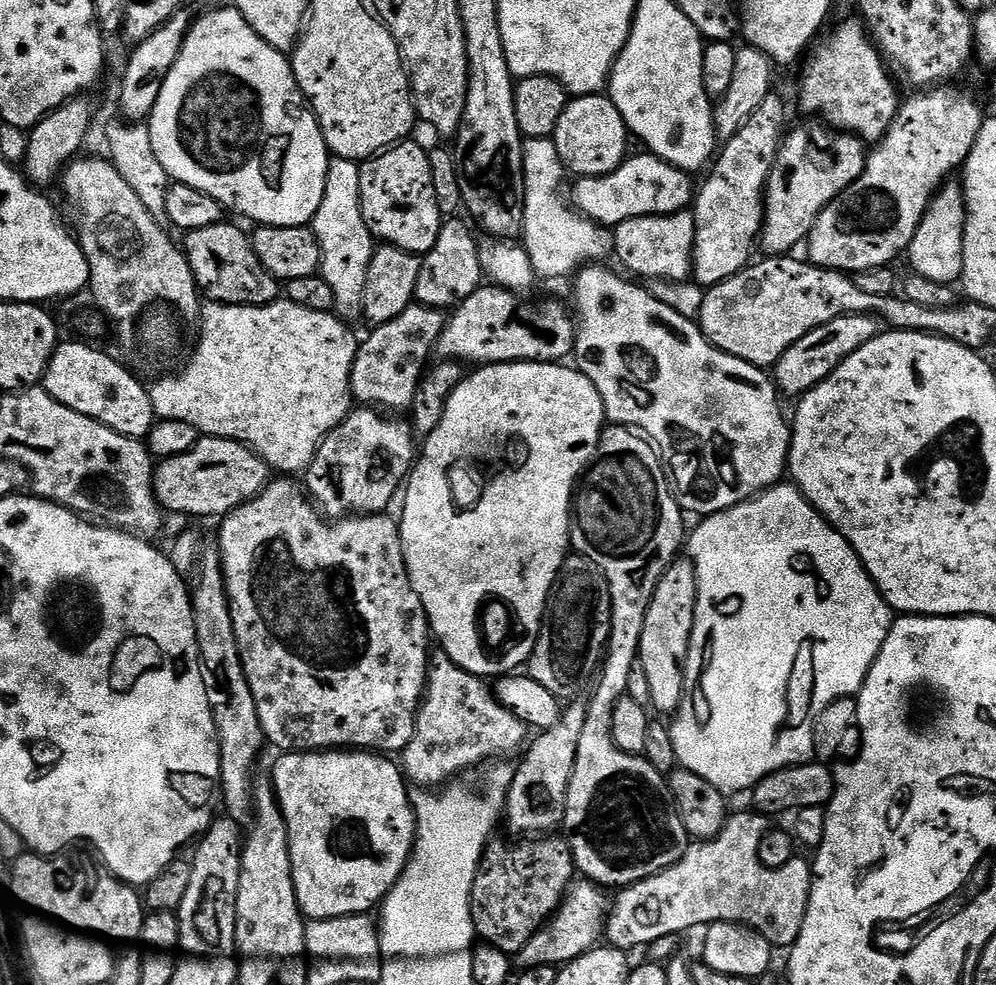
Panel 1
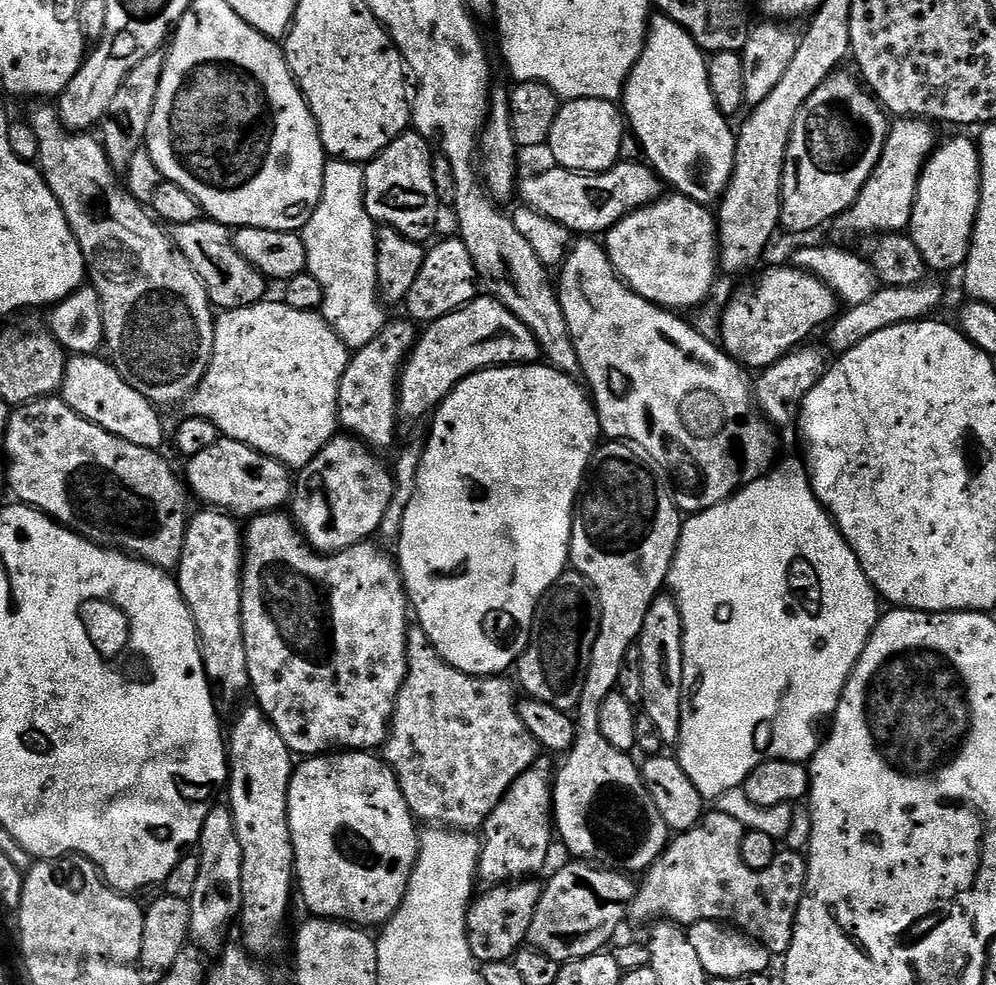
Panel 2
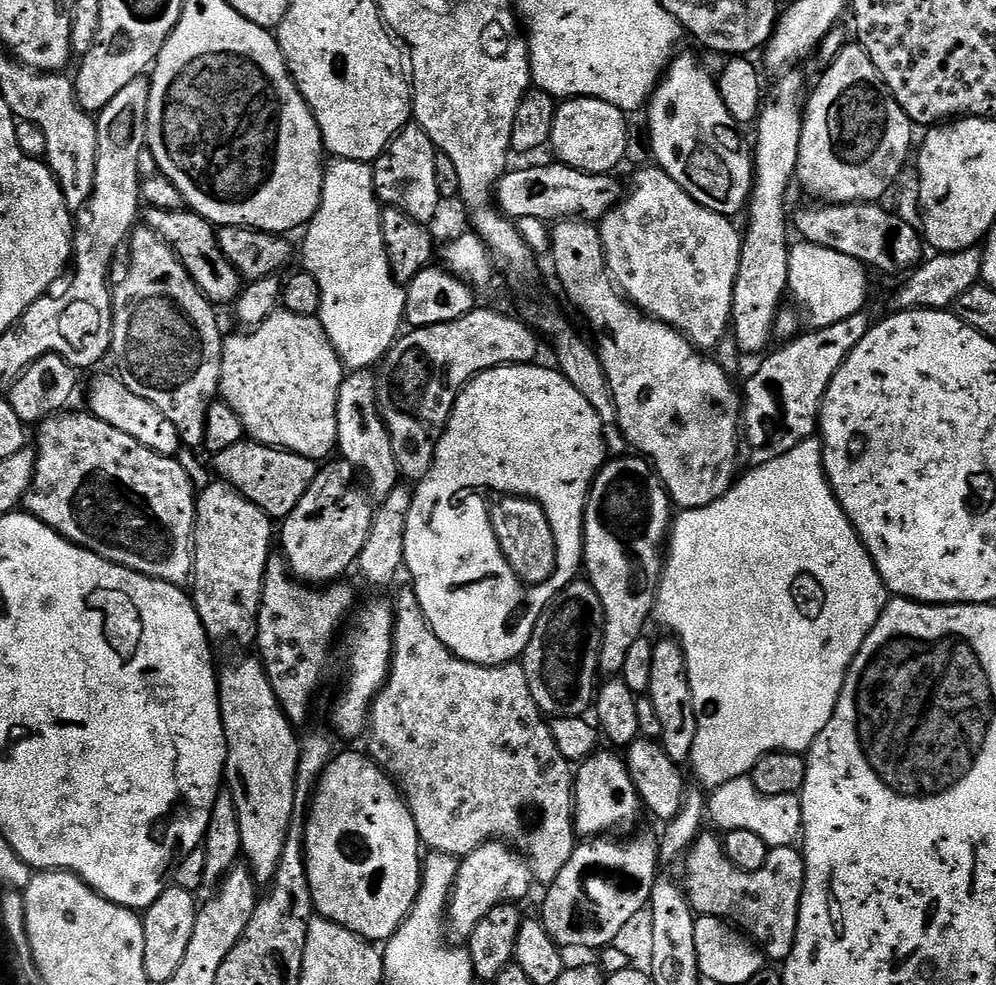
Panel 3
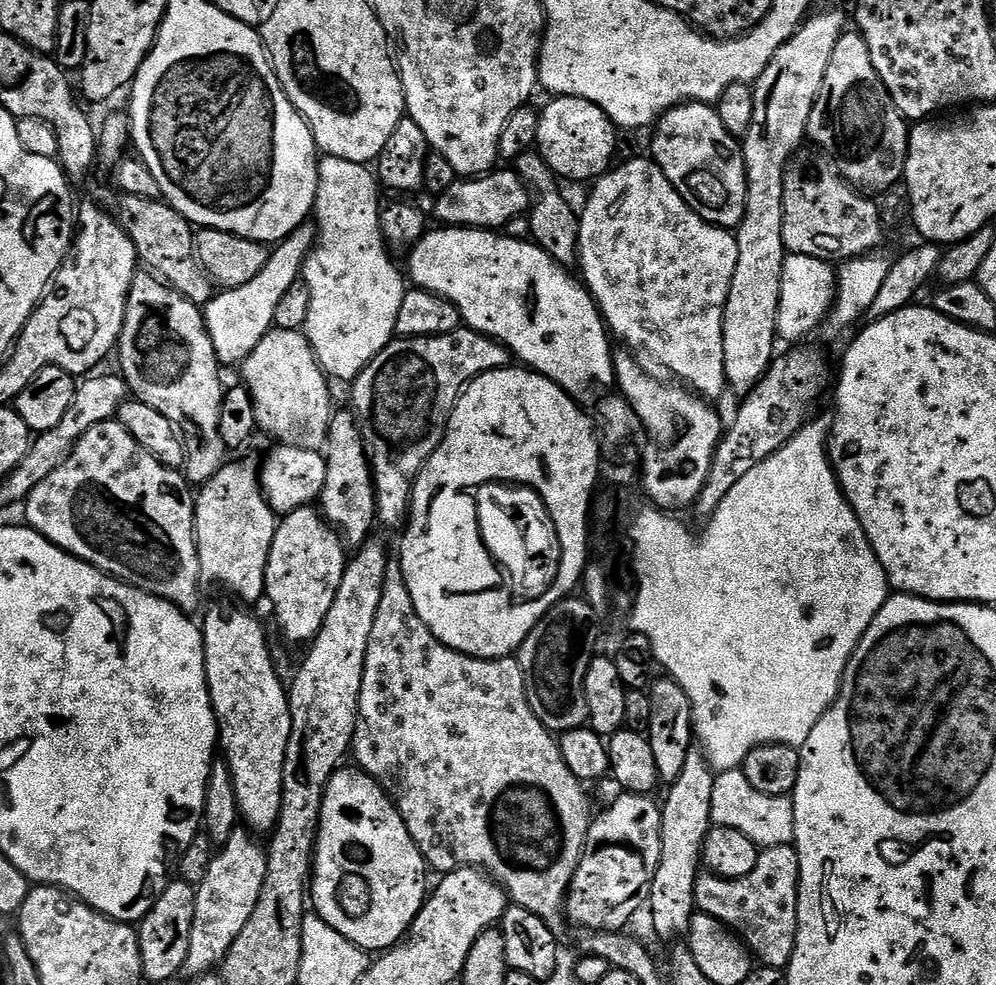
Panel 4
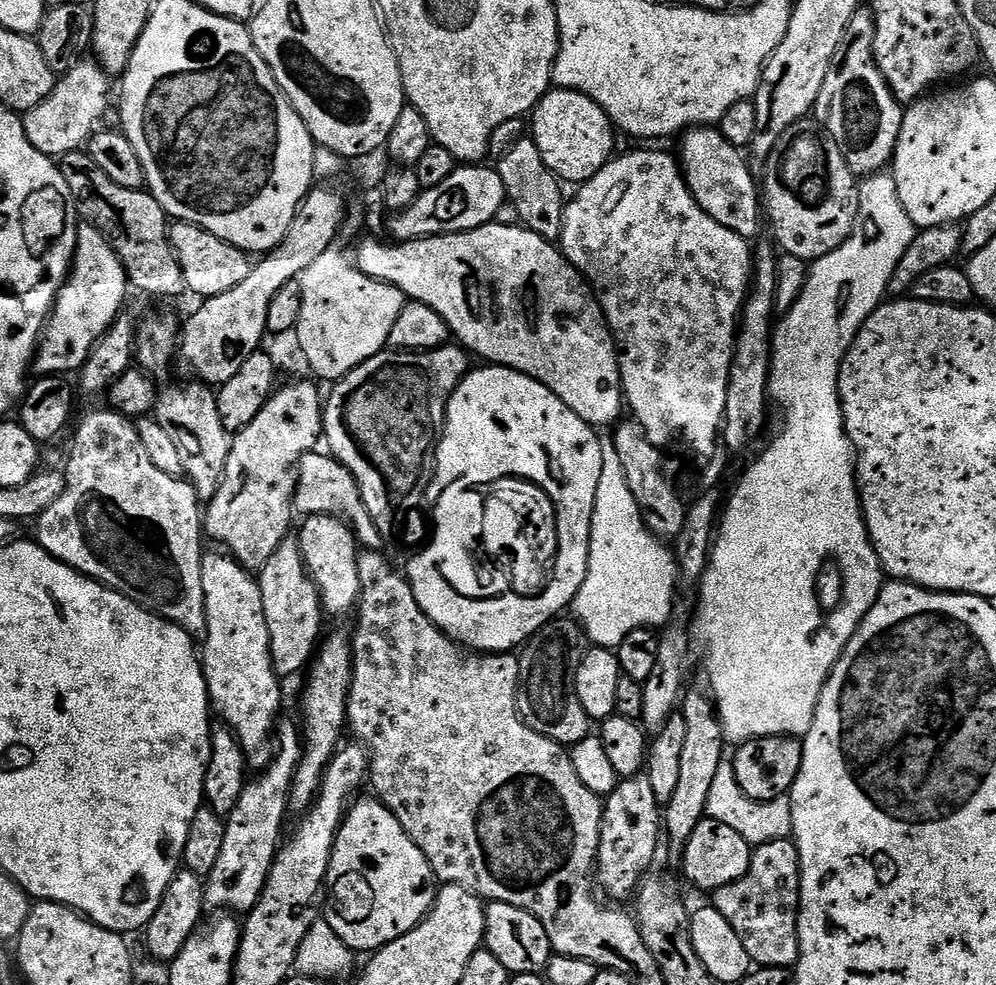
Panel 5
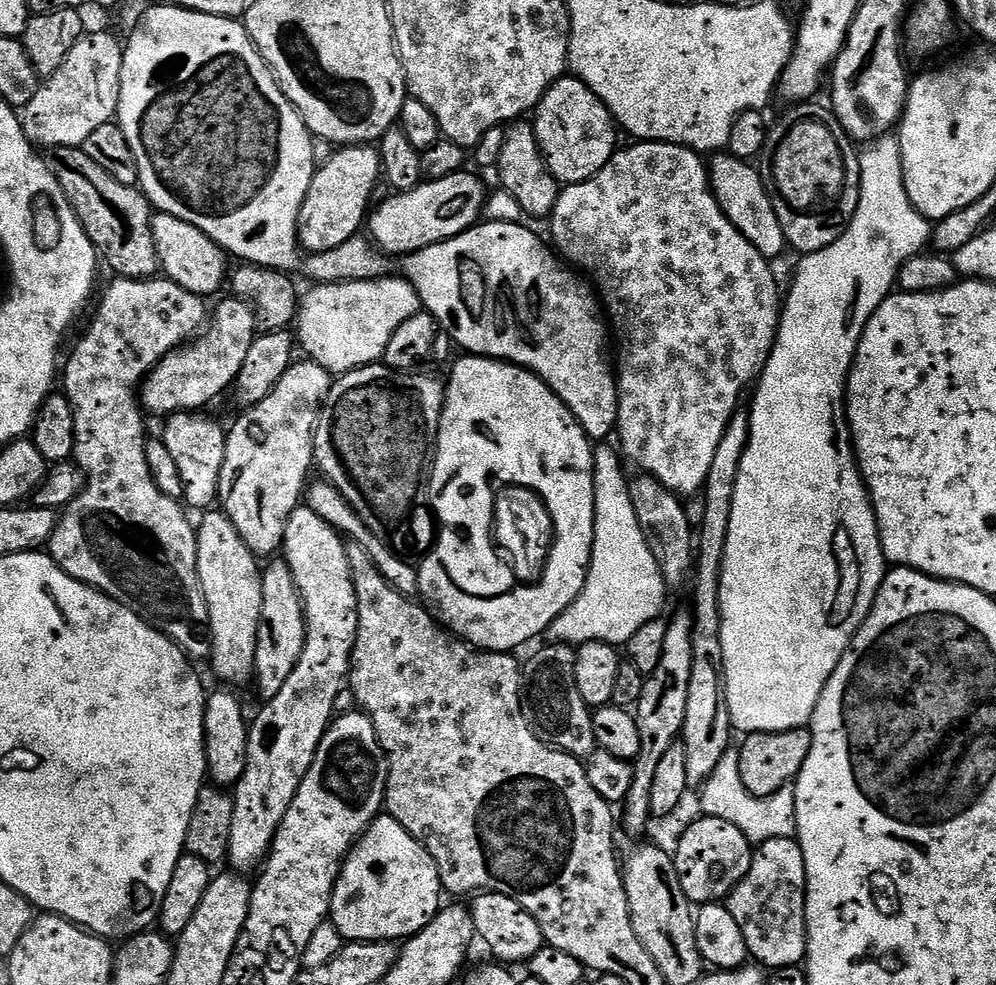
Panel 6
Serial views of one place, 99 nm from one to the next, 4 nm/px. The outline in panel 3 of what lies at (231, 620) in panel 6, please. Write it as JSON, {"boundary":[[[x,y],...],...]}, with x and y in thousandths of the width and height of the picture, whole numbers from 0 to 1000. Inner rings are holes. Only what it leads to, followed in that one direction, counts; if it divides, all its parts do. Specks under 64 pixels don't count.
{"boundary":[[[260,669],[237,670],[222,677],[219,693],[223,737],[229,758],[225,791],[239,826],[241,864],[244,872],[249,872],[247,880],[258,898],[268,899],[279,883],[289,841],[299,824],[297,783],[301,757],[298,740],[282,721]]]}

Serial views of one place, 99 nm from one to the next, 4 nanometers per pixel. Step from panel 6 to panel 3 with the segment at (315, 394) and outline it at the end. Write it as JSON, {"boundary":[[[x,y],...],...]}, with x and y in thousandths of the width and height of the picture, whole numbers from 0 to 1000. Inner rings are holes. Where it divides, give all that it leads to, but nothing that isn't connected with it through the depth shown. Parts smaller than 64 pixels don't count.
{"boundary":[[[224,489],[216,490],[206,499],[202,498],[197,506],[191,604],[197,613],[199,627],[203,627],[203,636],[209,641],[210,651],[229,650],[234,646],[235,649],[253,656],[257,654],[257,624],[261,622],[265,580],[275,560],[275,528],[231,492]]]}

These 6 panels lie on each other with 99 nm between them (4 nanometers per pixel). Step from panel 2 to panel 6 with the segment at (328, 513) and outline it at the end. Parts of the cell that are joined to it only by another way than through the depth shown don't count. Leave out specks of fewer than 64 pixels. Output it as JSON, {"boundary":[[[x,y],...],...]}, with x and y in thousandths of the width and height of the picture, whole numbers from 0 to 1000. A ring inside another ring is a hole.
{"boundary":[[[284,566],[274,568],[273,571],[263,581],[263,627],[255,660],[255,695],[265,713],[279,709],[291,684],[295,684],[295,676],[299,676],[299,668],[303,668],[309,635],[305,628],[305,612],[301,610],[301,601],[291,583],[291,575]]]}

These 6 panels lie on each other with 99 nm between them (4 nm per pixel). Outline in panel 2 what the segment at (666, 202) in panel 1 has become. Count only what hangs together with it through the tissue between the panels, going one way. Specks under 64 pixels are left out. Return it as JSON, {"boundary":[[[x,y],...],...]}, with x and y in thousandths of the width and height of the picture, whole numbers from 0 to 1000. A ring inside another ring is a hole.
{"boundary":[[[619,164],[607,175],[571,175],[569,171],[553,169],[539,179],[521,184],[520,199],[533,214],[558,227],[563,227],[574,238],[602,238],[617,229],[621,223],[630,224],[636,217],[660,206],[669,195],[659,174],[650,165],[627,166]],[[635,215],[635,216],[634,216]],[[632,218],[632,219],[631,219]],[[631,219],[631,220],[630,220]],[[582,236],[582,237],[578,237]]]}

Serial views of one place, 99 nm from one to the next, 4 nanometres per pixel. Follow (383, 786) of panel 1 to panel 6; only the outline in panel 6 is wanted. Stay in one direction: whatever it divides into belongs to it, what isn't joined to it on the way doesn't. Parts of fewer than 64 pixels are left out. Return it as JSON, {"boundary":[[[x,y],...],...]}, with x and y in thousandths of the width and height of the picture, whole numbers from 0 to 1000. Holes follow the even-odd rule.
{"boundary":[[[383,826],[358,853],[341,881],[341,890],[333,905],[331,934],[349,956],[405,956],[411,950],[421,948],[437,932],[444,921],[442,910],[444,911],[442,888],[440,879],[436,879],[436,871],[432,871],[426,859],[408,843],[404,843],[404,839],[400,839],[394,828]]]}

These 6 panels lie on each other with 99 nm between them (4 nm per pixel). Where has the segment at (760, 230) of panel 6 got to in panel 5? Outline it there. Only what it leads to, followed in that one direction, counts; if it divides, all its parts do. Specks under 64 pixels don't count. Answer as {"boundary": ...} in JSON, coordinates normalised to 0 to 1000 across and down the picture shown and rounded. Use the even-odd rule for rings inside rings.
{"boundary":[[[715,128],[693,130],[686,135],[684,142],[687,143],[683,146],[681,161],[687,183],[701,209],[705,209],[717,225],[725,225],[725,229],[737,234],[737,238],[752,246],[758,245],[763,236],[763,223],[765,227],[765,195],[760,180],[758,183],[751,172],[748,155],[733,148],[727,137]]]}

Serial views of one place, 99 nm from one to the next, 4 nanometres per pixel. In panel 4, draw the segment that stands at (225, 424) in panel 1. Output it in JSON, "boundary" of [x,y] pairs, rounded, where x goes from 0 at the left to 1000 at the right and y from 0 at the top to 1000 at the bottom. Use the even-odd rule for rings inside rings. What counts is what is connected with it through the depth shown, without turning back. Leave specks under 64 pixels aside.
{"boundary":[[[274,332],[246,363],[243,377],[243,390],[253,402],[257,429],[262,440],[270,439],[274,448],[293,451],[296,455],[321,457],[326,454],[329,434],[335,421],[333,398],[329,395],[331,386],[321,375],[304,336]]]}

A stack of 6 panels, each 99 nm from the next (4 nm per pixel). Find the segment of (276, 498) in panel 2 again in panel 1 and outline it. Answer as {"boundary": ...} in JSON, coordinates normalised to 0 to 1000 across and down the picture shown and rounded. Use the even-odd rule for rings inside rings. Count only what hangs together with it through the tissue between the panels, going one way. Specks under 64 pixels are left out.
{"boundary":[[[205,443],[187,461],[161,467],[155,475],[157,506],[170,521],[182,520],[185,524],[217,524],[224,526],[247,508],[254,508],[271,490],[271,476],[263,464],[248,451],[228,447],[222,443]]]}

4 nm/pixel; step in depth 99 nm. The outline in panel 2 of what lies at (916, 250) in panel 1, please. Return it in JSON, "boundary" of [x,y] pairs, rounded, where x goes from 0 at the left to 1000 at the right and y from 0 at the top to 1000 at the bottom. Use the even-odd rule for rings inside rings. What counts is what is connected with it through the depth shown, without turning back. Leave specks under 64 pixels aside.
{"boundary":[[[979,141],[952,142],[949,146],[947,143],[932,159],[920,194],[914,239],[933,273],[952,276],[955,272],[967,273],[971,269],[972,255],[976,253],[976,235],[980,232],[980,218],[984,212],[984,182],[984,152]]]}

